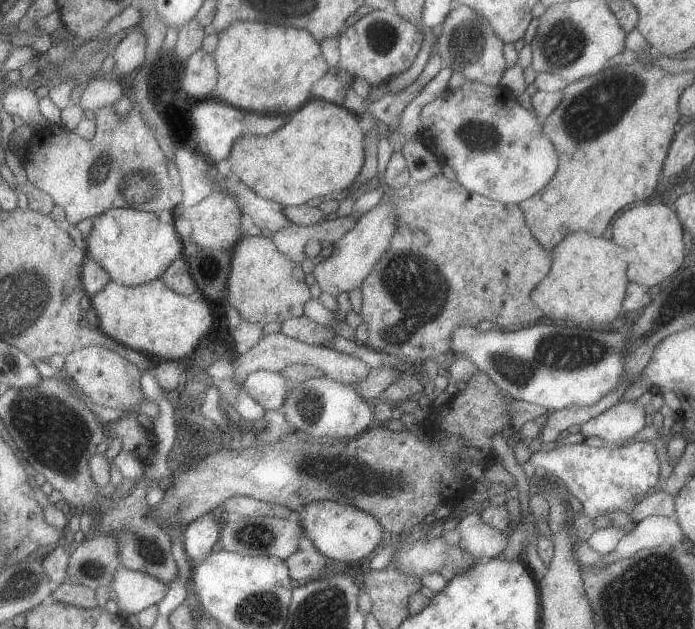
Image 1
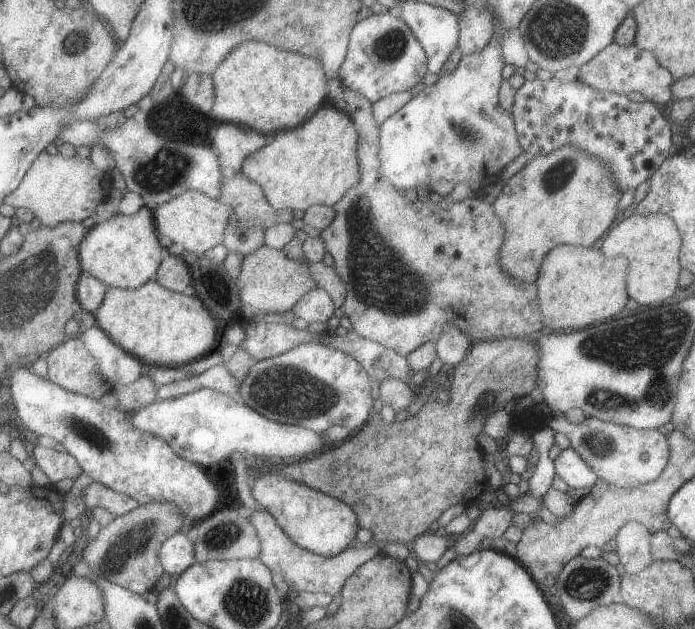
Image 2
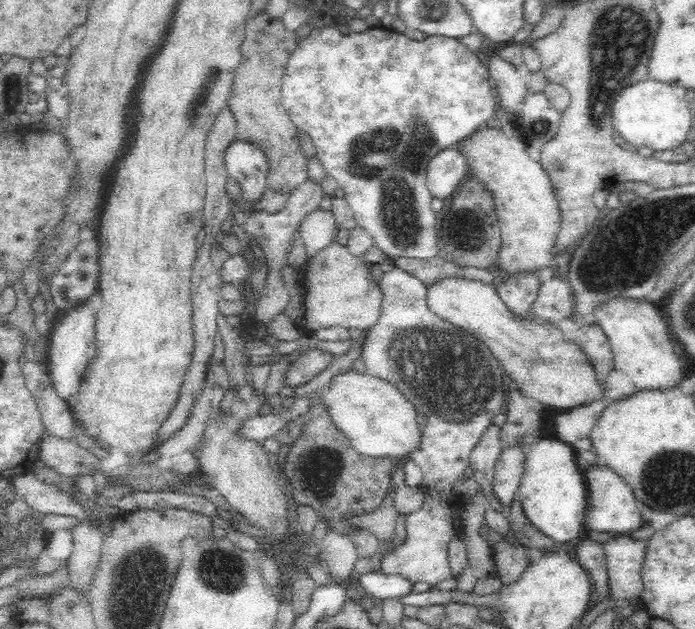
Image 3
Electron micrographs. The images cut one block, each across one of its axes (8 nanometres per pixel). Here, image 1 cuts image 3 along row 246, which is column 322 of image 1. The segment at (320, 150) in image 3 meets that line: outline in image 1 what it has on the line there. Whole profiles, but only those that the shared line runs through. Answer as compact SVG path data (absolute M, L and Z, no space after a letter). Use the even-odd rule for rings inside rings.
M329 376L318 377L292 385L292 392L288 397L286 406L282 409L289 416L300 434L308 432L308 436L324 438L356 439L359 435L369 429L374 420L374 412L364 402L361 395L354 390L350 384L345 385L336 382Z

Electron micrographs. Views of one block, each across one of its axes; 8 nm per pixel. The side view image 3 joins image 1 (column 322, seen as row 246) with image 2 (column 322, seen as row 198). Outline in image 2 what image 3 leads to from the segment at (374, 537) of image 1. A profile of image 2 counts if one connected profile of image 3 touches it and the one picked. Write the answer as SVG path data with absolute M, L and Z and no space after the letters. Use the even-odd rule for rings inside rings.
M266 475L256 485L256 498L274 514L284 530L300 546L316 554L336 556L350 548L350 544L356 540L358 520L353 507L318 489L278 475Z

